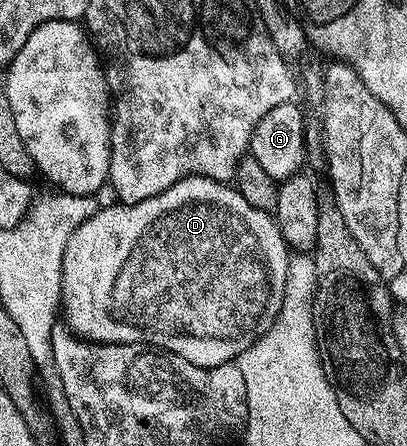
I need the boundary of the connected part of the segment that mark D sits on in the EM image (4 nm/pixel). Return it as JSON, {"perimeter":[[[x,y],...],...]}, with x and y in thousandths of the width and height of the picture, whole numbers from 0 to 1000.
{"perimeter":[[[450,397],[437,410],[420,415],[408,428],[398,428],[388,437],[378,437],[369,446],[349,446],[349,455],[329,455],[327,460],[307,460],[302,455],[273,455],[275,460],[246,464],[236,478],[221,482],[209,498],[172,527],[170,543],[162,545],[160,572],[152,581],[150,594],[150,657],[147,677],[152,686],[152,720],[170,738],[192,756],[206,758],[209,765],[243,769],[251,774],[329,774],[351,769],[371,774],[388,783],[405,783],[410,791],[437,796],[447,805],[457,805],[467,814],[477,814],[486,823],[536,823],[538,818],[558,818],[577,812],[597,796],[604,785],[631,765],[639,756],[649,753],[663,731],[678,722],[678,709],[688,704],[688,691],[698,686],[698,655],[703,652],[703,626],[708,623],[708,578],[713,561],[703,543],[693,536],[688,513],[678,507],[678,489],[668,478],[646,478],[634,473],[634,464],[614,464],[614,455],[604,455],[604,446],[595,446],[595,437],[568,413],[548,406],[528,406],[514,397]]]}

